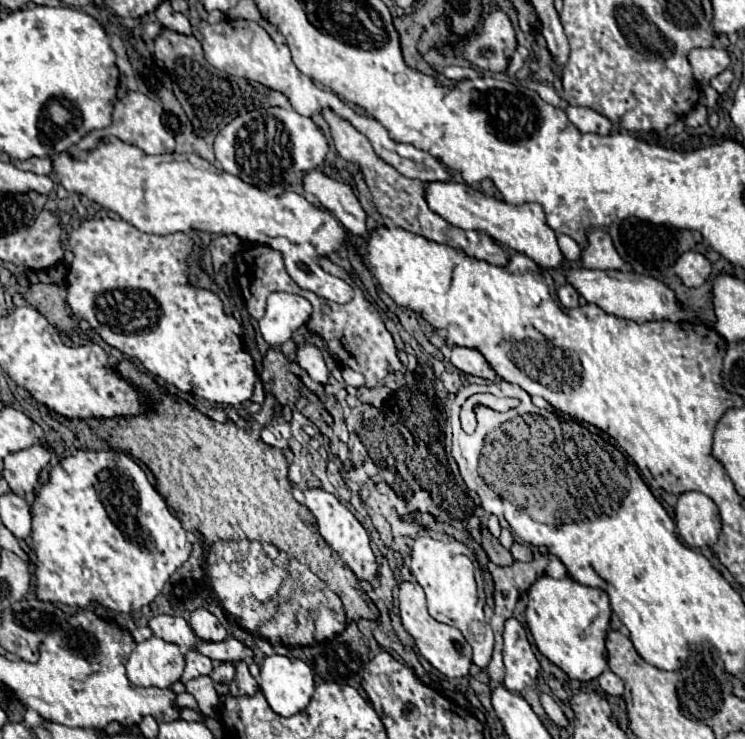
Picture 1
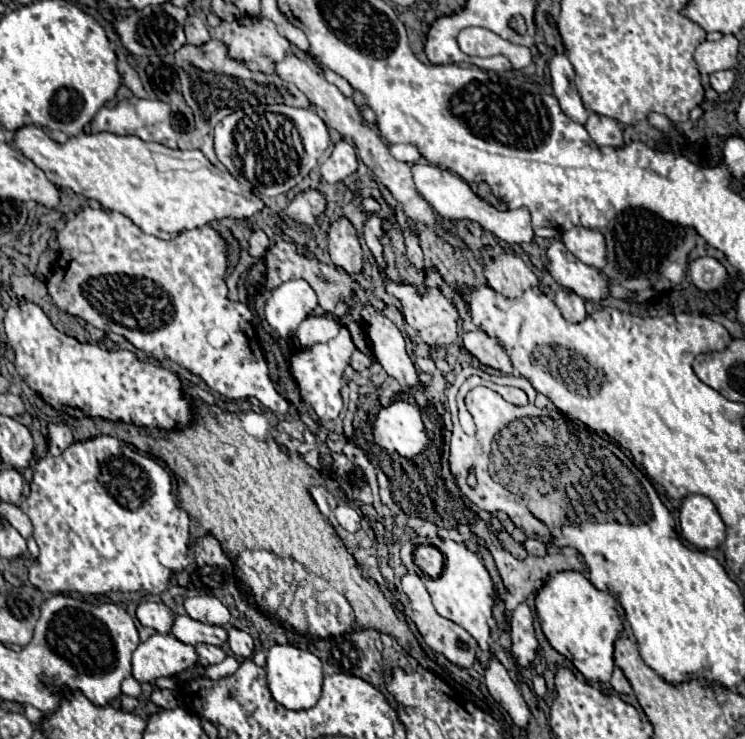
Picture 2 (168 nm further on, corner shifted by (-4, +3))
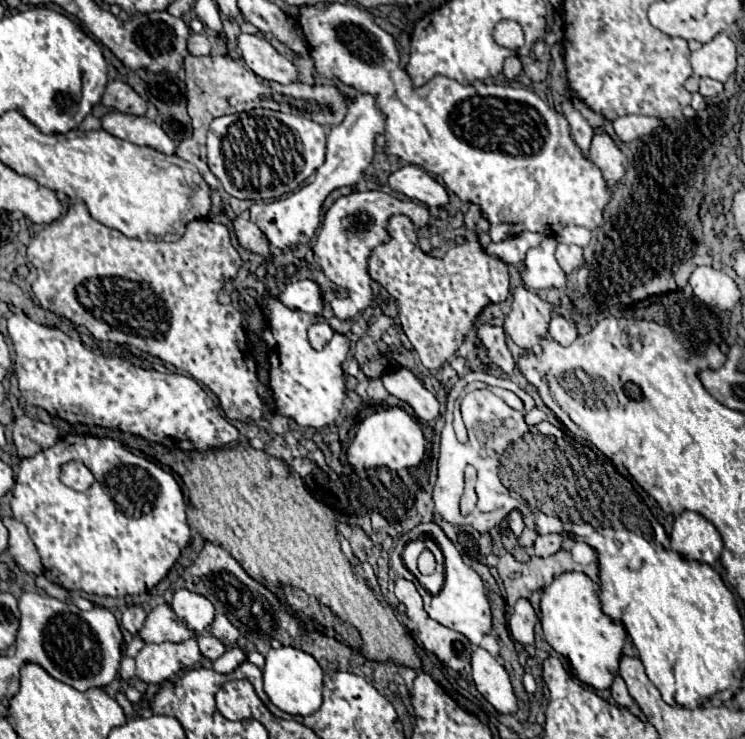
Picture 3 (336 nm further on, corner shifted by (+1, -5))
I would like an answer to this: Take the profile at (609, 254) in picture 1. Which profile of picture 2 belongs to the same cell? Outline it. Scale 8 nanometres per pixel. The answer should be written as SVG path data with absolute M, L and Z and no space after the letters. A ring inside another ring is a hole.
M572 228L564 232L564 244L566 248L584 264L592 268L604 268L606 264L606 244L604 236L590 228Z

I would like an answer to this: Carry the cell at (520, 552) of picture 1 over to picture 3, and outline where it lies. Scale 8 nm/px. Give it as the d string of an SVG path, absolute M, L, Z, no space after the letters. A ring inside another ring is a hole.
M549 534L549 536L539 536L533 544L533 552L535 556L541 556L541 558L547 558L551 554L555 554L559 548L561 548L561 542L563 542L563 536L561 534Z

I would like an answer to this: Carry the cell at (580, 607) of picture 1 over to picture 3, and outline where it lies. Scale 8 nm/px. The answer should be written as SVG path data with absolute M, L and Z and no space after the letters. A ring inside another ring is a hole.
M565 572L543 590L541 628L547 644L571 662L575 676L583 684L595 690L605 690L611 686L619 668L619 658L627 632L621 622L601 612L595 584L589 576L579 572Z

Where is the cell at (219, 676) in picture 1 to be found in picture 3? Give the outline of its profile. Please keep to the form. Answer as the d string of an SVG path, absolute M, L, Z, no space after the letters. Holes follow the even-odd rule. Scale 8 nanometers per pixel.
M231 648L231 650L227 650L219 660L213 662L213 670L219 672L219 674L231 674L243 660L245 660L243 650Z

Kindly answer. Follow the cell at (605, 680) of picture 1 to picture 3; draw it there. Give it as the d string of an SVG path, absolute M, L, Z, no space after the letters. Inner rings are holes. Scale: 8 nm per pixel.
M615 676L613 684L611 684L611 696L613 696L613 700L615 700L619 706L629 708L629 706L633 704L633 698L629 696L627 686L625 686L625 682L623 682L623 678L621 678L621 676Z

